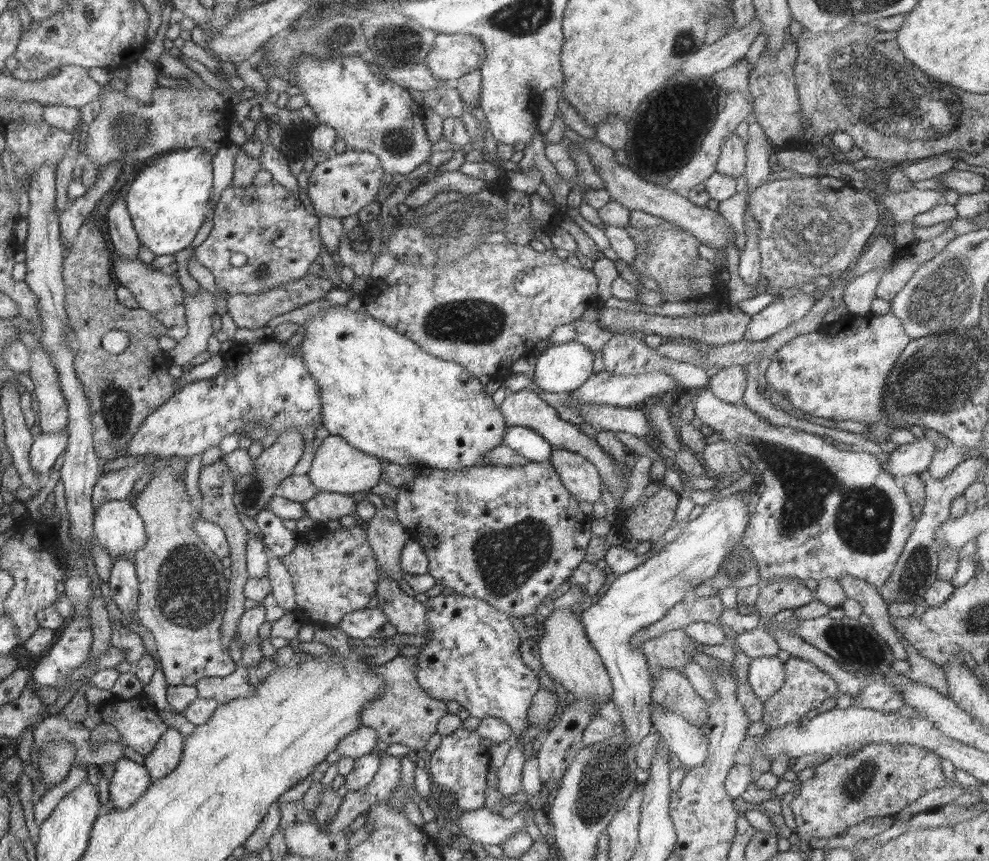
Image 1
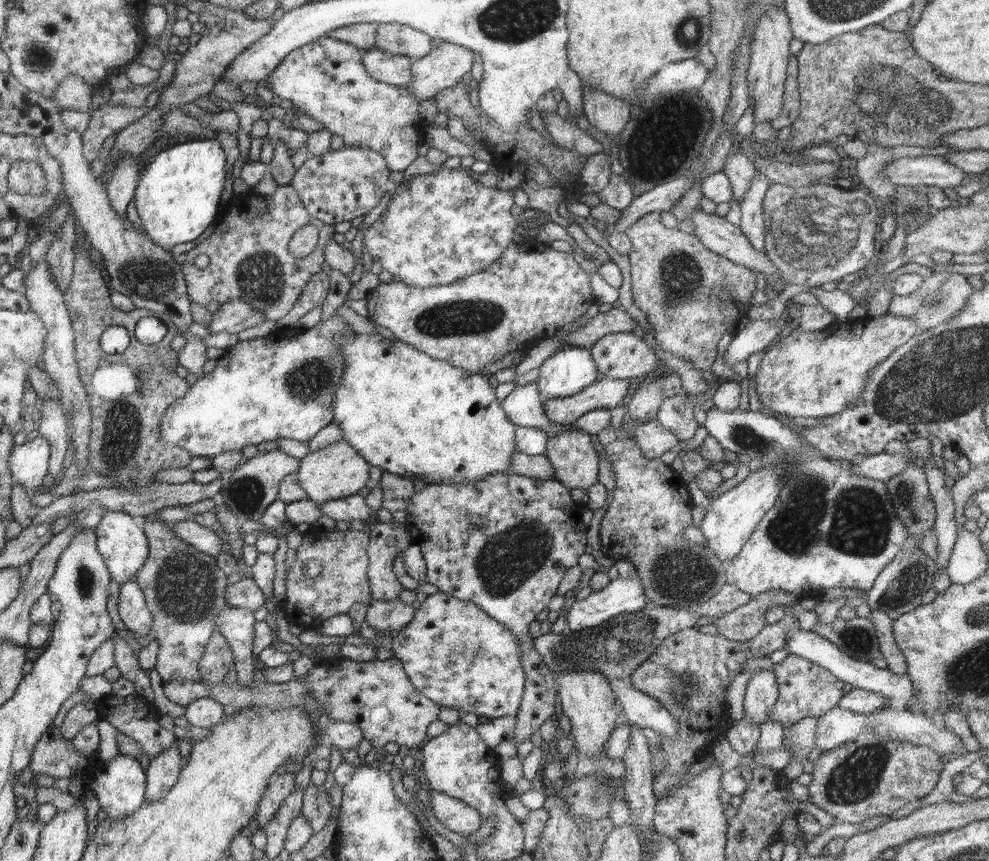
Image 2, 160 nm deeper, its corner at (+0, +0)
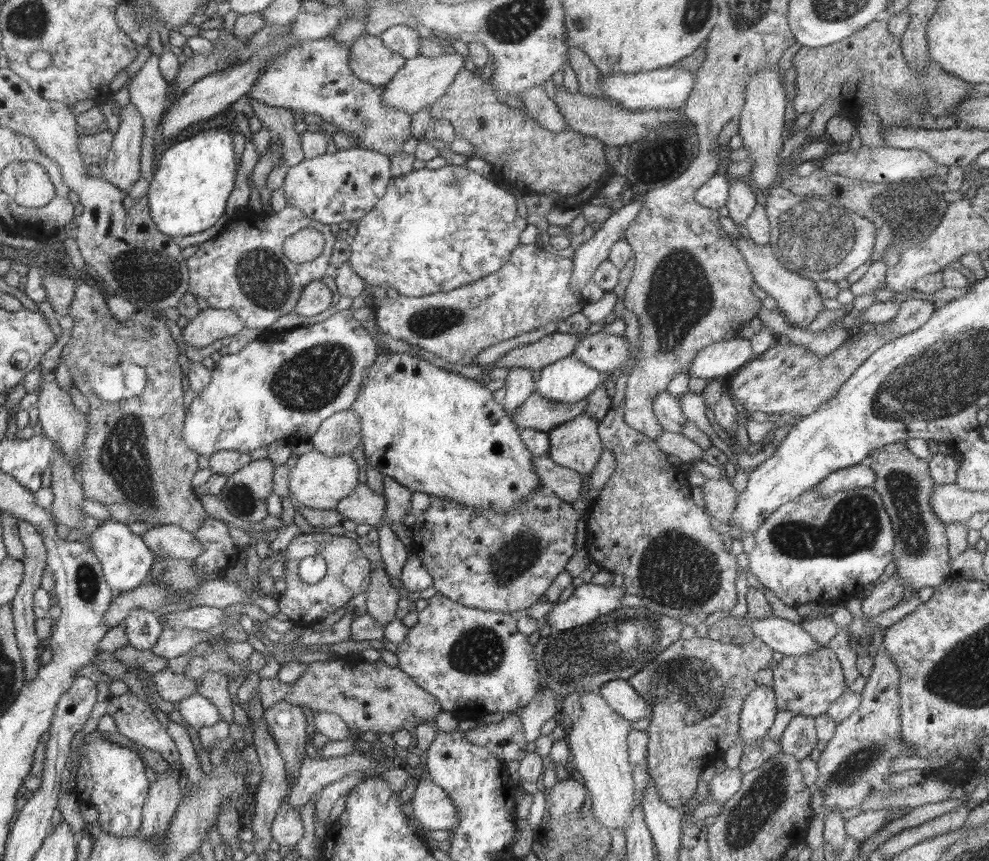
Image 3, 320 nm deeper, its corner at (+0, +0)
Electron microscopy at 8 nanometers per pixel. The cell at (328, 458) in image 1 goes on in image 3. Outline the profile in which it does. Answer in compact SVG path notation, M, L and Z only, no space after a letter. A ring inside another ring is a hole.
M313 449L298 457L291 469L289 487L295 503L316 510L334 510L342 498L346 498L358 484L358 464L350 454L330 456Z

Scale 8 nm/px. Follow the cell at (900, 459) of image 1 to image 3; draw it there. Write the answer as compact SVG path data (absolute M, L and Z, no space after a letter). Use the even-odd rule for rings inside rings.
M857 464L832 472L815 486L815 490L819 490L822 498L828 498L838 492L870 487L875 478L876 473L869 466Z

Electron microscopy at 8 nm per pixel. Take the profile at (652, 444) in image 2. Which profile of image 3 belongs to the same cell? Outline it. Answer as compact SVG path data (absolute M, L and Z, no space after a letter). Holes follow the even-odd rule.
M664 431L660 434L659 438L655 438L659 449L665 452L667 455L678 456L682 463L693 465L698 460L702 461L702 456L704 456L705 450L693 440L686 438L681 432L668 432Z

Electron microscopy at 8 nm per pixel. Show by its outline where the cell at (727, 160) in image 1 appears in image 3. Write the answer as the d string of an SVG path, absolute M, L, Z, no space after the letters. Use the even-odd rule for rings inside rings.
M750 175L732 179L726 207L735 224L743 225L756 206L756 194L750 187Z

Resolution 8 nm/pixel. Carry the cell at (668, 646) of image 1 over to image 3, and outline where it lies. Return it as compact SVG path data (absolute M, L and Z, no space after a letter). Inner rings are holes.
M709 637L680 638L627 681L651 708L646 762L667 805L681 808L693 801L700 772L736 744L743 702L759 686L756 674L769 669L773 652L758 638L748 645L726 645Z

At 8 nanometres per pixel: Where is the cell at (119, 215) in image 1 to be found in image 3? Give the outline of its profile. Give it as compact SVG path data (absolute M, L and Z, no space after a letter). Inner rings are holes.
M128 103L119 109L120 124L110 154L102 164L103 179L118 190L130 192L134 183L140 180L140 156L142 156L143 122L136 105Z

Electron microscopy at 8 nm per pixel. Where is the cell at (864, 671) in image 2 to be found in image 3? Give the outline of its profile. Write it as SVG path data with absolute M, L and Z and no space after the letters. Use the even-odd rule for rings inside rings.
M744 618L755 634L772 651L786 656L808 656L824 647L820 647L814 637L806 633L800 624L794 624L784 618L762 618L762 620Z

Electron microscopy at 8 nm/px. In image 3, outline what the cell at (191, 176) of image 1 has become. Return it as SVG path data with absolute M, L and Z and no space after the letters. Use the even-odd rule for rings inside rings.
M224 128L204 130L166 150L156 162L154 177L146 194L158 228L166 234L182 238L214 226L224 214L226 200L234 190L236 168L238 162L232 134Z

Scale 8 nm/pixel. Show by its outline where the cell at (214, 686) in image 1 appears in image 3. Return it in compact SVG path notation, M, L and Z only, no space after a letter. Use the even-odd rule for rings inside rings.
M349 654L336 662L308 664L302 677L292 685L292 693L283 700L299 707L307 706L314 713L337 714L355 737L368 731L392 735L405 729L412 733L419 724L432 722L441 711L438 699L420 688L398 666L393 668L381 659L371 664L357 654Z

